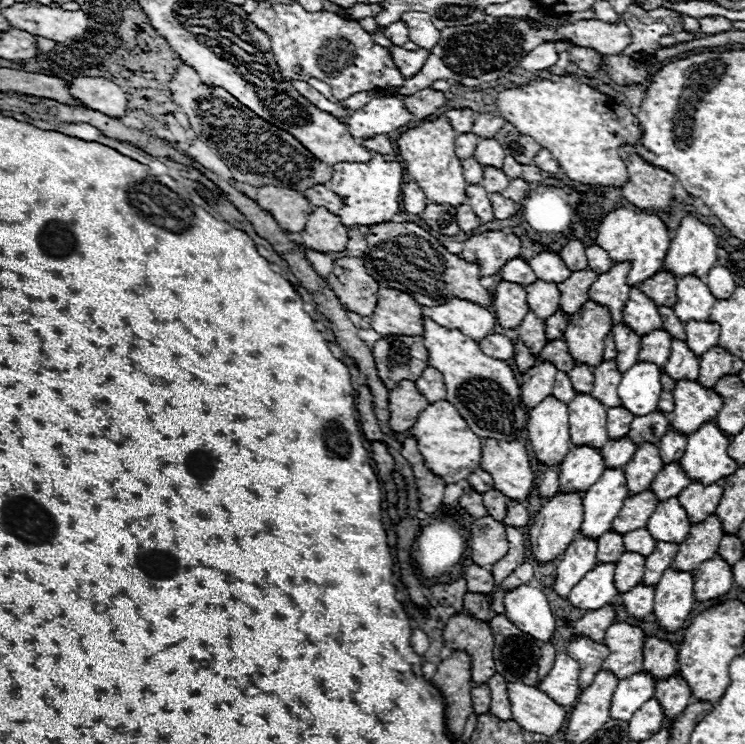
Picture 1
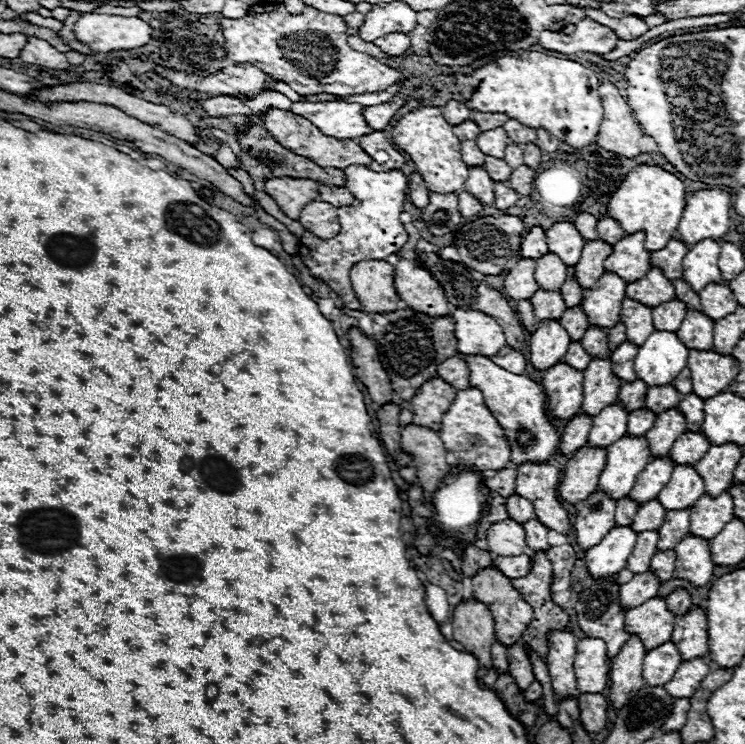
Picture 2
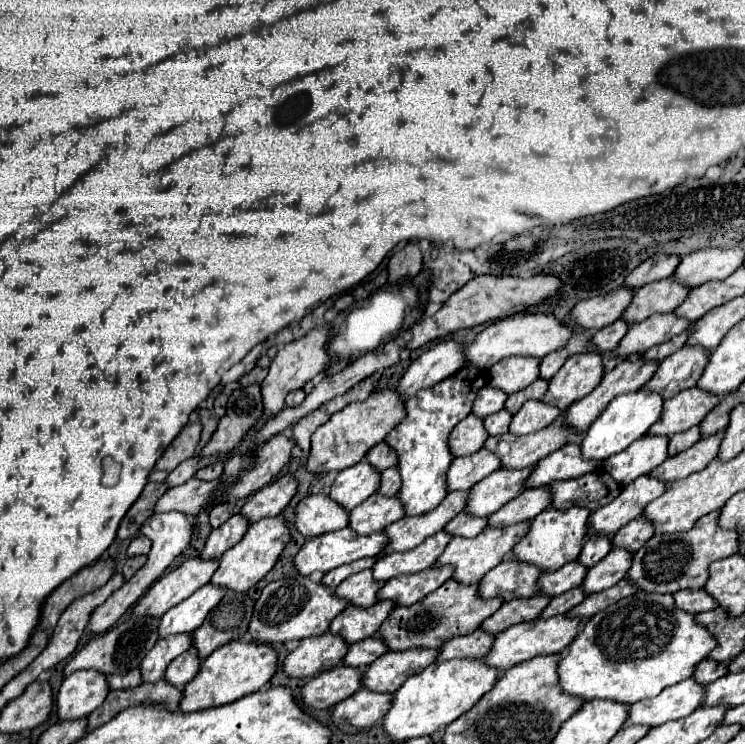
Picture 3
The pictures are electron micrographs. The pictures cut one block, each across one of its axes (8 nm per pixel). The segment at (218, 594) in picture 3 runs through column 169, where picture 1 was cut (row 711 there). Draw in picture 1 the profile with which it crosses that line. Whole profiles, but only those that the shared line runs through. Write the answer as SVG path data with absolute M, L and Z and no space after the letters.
M638 672L630 678L620 680L616 686L612 706L610 706L610 716L618 720L630 720L634 712L654 696L656 690L656 680L648 672Z

